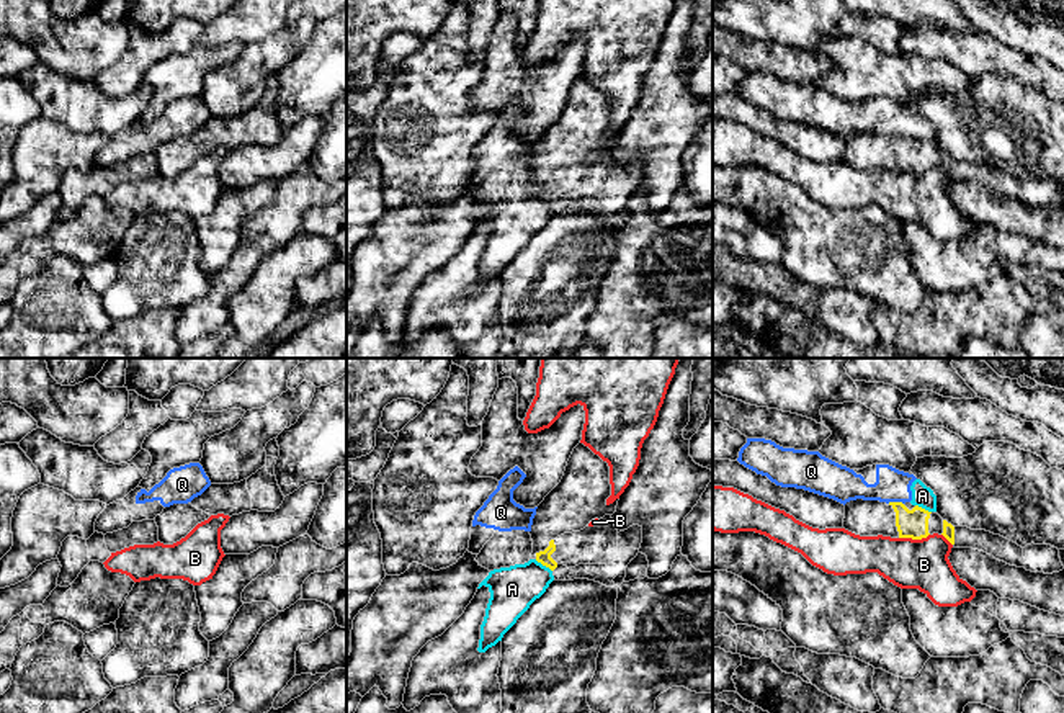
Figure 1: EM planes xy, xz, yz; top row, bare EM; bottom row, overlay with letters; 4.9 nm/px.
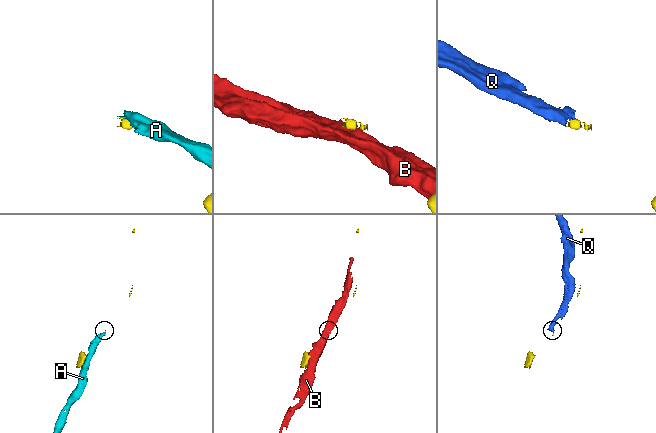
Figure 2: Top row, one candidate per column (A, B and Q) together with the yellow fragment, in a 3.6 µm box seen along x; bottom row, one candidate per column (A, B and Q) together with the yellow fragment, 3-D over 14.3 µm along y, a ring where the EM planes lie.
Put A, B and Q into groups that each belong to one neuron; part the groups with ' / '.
A Q / B

